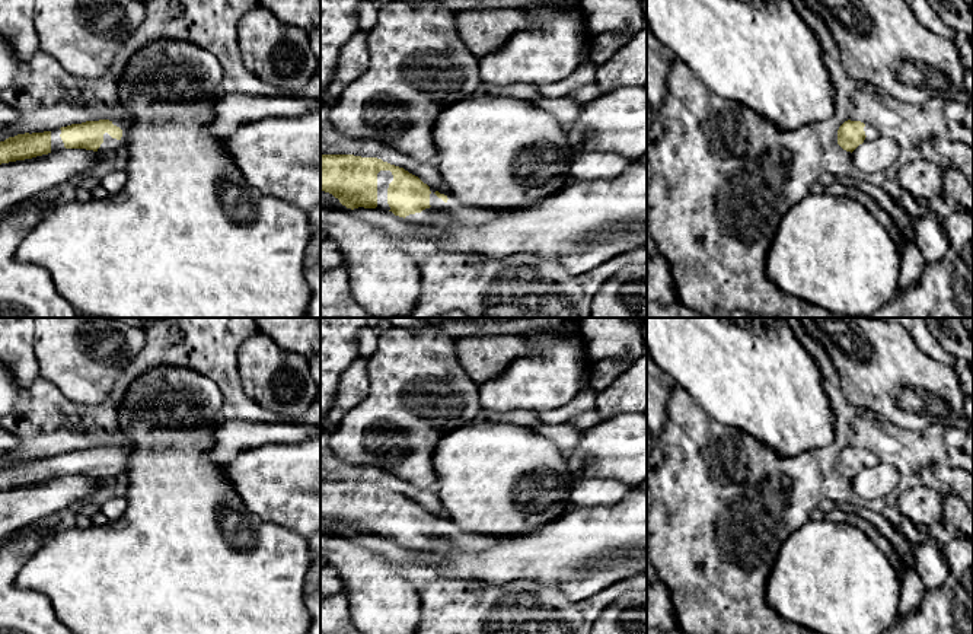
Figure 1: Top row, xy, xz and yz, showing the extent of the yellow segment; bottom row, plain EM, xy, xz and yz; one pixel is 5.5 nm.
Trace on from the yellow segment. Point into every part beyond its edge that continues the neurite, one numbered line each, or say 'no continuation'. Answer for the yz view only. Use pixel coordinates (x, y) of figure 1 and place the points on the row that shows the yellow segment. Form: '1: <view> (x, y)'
1: yz (871, 133)

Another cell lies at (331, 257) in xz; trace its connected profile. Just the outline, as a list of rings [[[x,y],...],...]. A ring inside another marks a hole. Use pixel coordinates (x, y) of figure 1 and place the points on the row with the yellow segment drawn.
[[[329,238],[320,242],[320,271],[344,267],[344,257]]]

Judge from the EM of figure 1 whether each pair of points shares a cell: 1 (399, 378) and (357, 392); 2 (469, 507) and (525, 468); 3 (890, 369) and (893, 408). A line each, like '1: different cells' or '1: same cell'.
1: different cells
2: same cell
3: same cell

